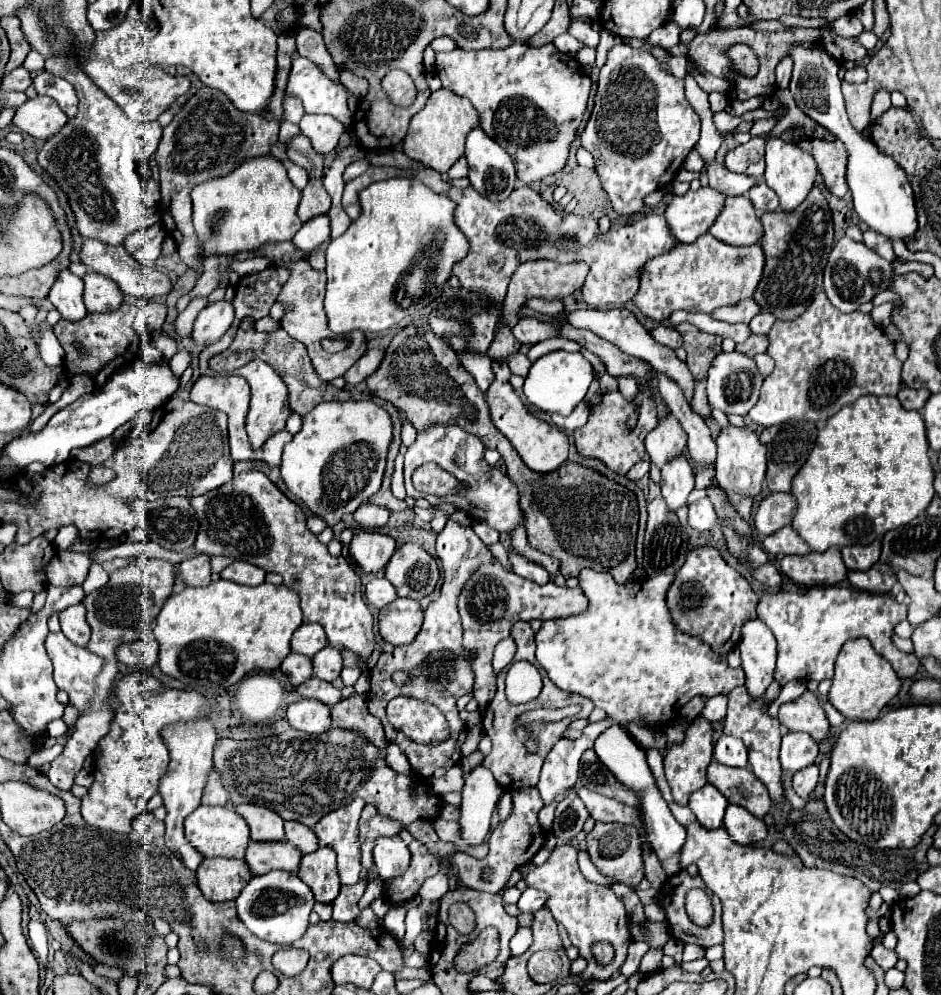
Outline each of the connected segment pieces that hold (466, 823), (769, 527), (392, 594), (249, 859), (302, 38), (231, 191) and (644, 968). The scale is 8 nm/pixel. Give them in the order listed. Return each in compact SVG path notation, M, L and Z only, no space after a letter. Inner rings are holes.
M476 766L466 776L458 824L460 824L460 838L468 846L478 846L486 840L490 832L492 812L496 810L496 802L502 794L504 788L494 780L488 768Z
M768 494L758 510L756 510L756 530L760 536L774 534L776 530L784 528L792 520L792 512L796 508L792 494Z
M374 578L366 584L366 602L372 604L374 608L384 608L390 602L394 602L396 596L396 588L386 580L386 578Z
M286 840L282 842L250 842L246 848L246 864L254 876L272 870L298 870L302 854Z
M300 30L296 34L296 46L298 46L298 54L312 60L332 82L340 80L340 74L336 72L334 62L326 52L322 36L318 36L316 30Z
M274 156L244 160L234 172L198 184L192 190L194 228L206 254L236 254L256 250L264 242L292 240L302 222L296 208L300 190L290 182L286 168Z
M662 947L650 948L641 960L639 973L646 976L660 970L662 957Z

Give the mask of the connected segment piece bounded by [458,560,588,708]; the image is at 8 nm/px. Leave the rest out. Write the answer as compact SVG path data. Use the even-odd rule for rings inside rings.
M500 560L482 564L476 572L472 572L468 578L468 584L462 588L462 592L458 596L458 612L460 612L460 620L462 620L462 628L464 628L462 648L476 652L476 656L472 660L472 668L474 668L472 694L474 694L476 702L480 704L480 708L486 708L486 704L490 704L490 700L494 698L494 690L496 690L496 678L492 672L494 646L510 634L510 628L514 622L566 618L572 614L580 614L586 608L588 608L586 596L582 594L580 588L570 590L564 586L556 586L554 582L538 586L538 584L506 570L500 564Z

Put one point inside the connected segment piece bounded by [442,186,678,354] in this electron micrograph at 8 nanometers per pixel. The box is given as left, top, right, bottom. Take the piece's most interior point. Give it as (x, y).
(524, 227)

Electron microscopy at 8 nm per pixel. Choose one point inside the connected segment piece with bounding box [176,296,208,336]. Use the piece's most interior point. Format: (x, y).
(184, 323)

